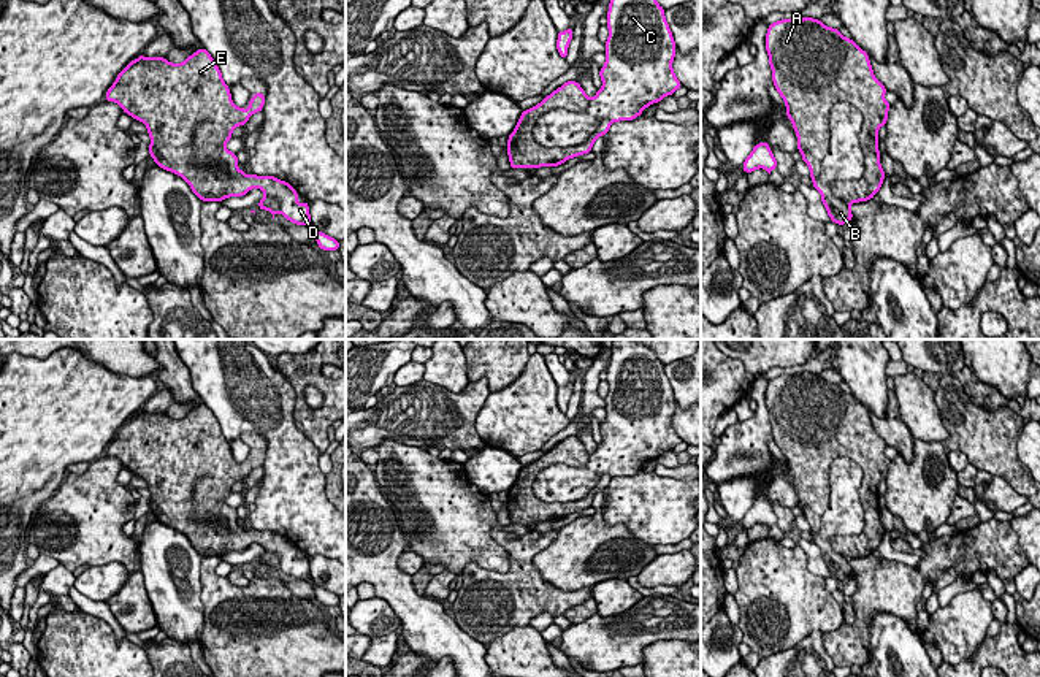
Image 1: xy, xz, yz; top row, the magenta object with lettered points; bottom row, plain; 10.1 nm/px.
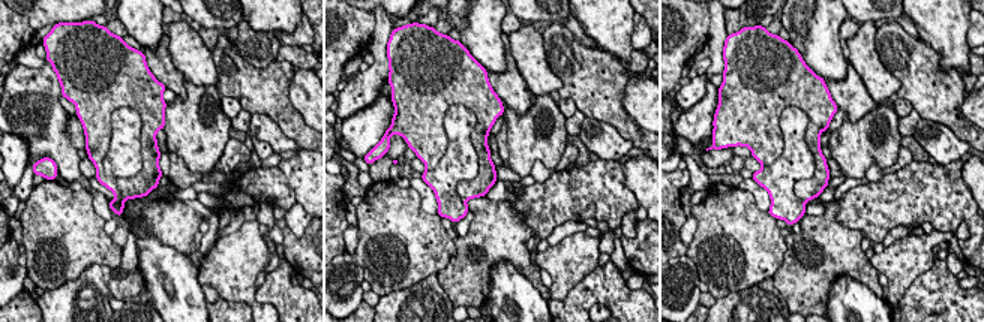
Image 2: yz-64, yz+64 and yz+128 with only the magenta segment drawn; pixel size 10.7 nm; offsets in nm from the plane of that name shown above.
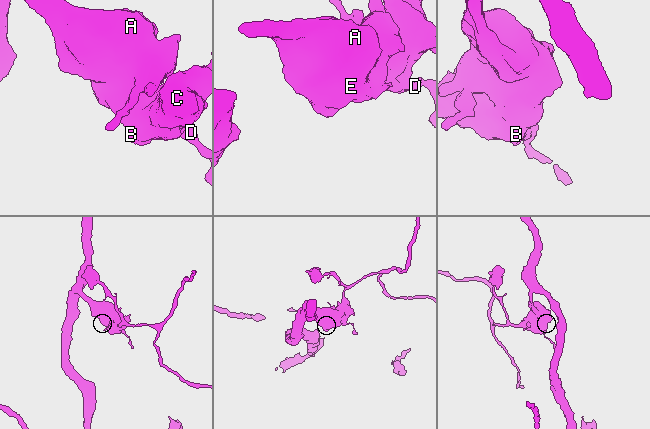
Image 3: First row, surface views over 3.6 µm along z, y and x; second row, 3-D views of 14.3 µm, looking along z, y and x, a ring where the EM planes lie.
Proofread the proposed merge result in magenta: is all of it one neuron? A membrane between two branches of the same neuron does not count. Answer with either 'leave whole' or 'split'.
split

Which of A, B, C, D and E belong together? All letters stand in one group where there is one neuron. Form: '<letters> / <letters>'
A D E / B C

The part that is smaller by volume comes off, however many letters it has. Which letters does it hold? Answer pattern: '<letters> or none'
B, C

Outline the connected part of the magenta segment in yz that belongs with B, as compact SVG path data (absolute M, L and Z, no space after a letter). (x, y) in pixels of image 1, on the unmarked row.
M835 458L829 468L829 506L823 514L821 528L812 533L813 544L821 550L828 571L837 580L853 574L850 560L837 553L831 539L859 536L864 530L864 509L859 498L862 469L850 458Z

